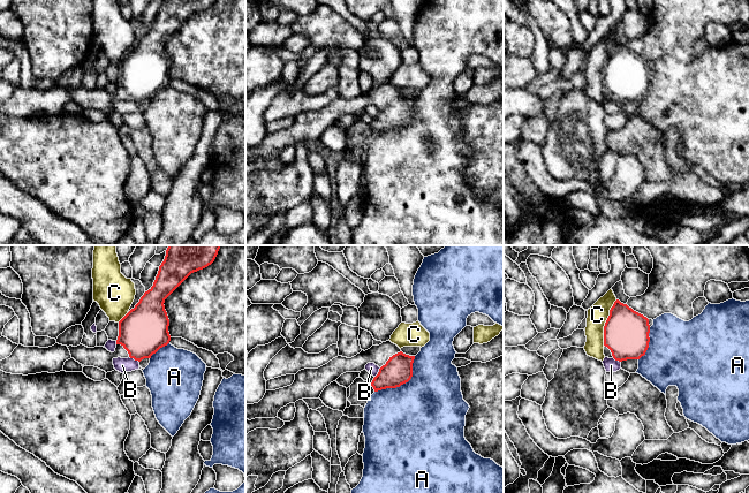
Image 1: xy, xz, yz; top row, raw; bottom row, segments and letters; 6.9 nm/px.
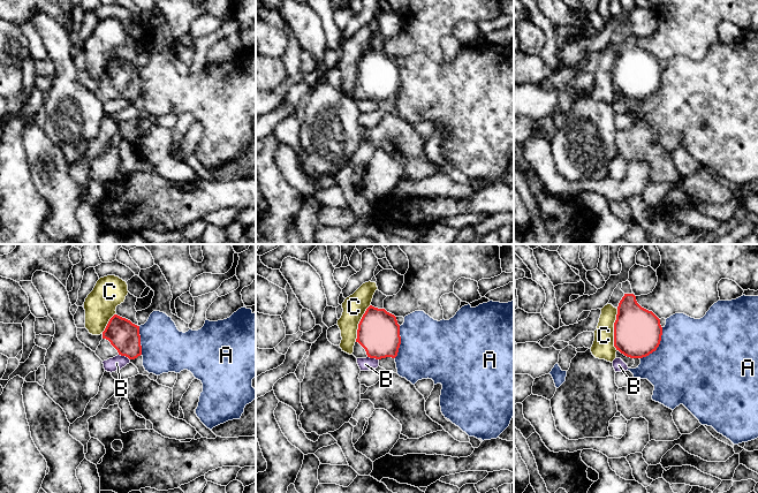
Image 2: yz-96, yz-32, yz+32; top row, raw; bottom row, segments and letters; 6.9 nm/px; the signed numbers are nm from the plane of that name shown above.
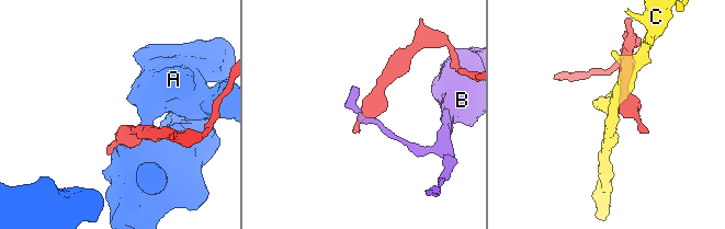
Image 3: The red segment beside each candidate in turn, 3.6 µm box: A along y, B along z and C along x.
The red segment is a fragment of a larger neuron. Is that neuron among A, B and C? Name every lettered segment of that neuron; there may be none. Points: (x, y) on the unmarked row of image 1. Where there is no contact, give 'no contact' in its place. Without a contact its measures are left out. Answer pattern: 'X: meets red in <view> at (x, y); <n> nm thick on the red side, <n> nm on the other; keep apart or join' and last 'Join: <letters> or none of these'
A: meets red in xz at (403, 124); 200 nm thick on the red side, 480 nm on the other; keep apart
B: meets red in xy at (134, 100); 340 nm thick on the red side, 100 nm on the other; keep apart
C: meets red in yz at (605, 65); 320 nm thick on the red side, 140 nm on the other; keep apart
Join: none of these

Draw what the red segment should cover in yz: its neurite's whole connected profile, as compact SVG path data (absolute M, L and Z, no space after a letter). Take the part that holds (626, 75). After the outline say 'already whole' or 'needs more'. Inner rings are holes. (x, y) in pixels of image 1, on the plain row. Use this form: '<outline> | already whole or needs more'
M616 41L604 68L605 99L640 101L649 90L649 75L649 61Z | needs more

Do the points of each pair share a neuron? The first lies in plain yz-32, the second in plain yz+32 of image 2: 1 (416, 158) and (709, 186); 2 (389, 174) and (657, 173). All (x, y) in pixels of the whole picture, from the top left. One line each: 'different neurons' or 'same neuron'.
1: different neurons
2: different neurons

